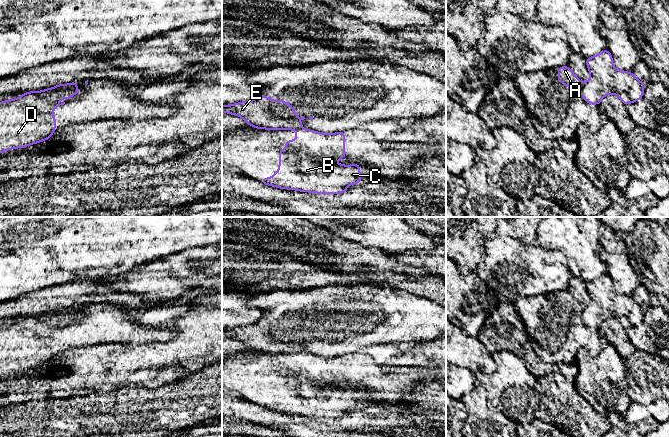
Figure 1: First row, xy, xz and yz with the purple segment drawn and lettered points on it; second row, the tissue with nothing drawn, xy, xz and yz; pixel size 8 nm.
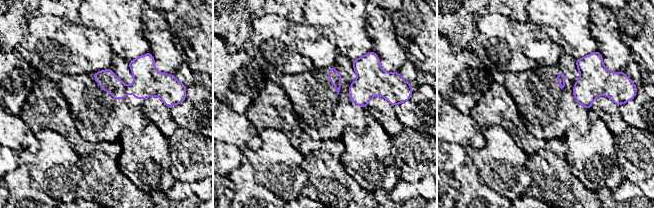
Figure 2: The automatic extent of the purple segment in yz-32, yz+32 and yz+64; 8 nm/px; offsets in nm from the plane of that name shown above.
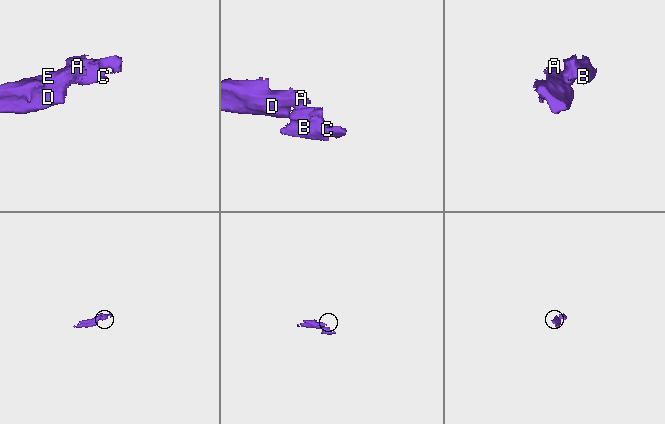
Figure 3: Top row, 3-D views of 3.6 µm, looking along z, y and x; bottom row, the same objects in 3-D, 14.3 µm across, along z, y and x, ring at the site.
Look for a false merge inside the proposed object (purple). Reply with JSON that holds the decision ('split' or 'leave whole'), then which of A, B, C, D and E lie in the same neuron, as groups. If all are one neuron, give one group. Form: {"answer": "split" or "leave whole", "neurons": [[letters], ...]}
{"answer": "split", "neurons": [["A", "D", "E"], ["B", "C"]]}

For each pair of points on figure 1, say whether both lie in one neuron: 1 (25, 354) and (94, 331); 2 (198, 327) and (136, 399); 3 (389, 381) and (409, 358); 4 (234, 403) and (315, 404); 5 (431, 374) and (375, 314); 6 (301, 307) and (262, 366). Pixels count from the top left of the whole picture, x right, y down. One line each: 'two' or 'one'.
1: one
2: two
3: two
4: two
5: two
6: two

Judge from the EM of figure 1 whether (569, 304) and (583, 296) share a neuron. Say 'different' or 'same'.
different

